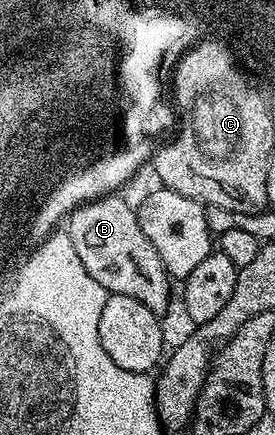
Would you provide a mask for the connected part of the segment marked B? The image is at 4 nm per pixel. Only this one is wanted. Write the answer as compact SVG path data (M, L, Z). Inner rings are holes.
M101 197L70 212L65 226L73 240L73 248L77 248L85 272L104 286L108 295L133 296L133 300L141 300L141 304L154 314L166 315L167 305L171 302L172 279L163 269L163 262L149 244L145 232L141 232L136 207L119 197Z

